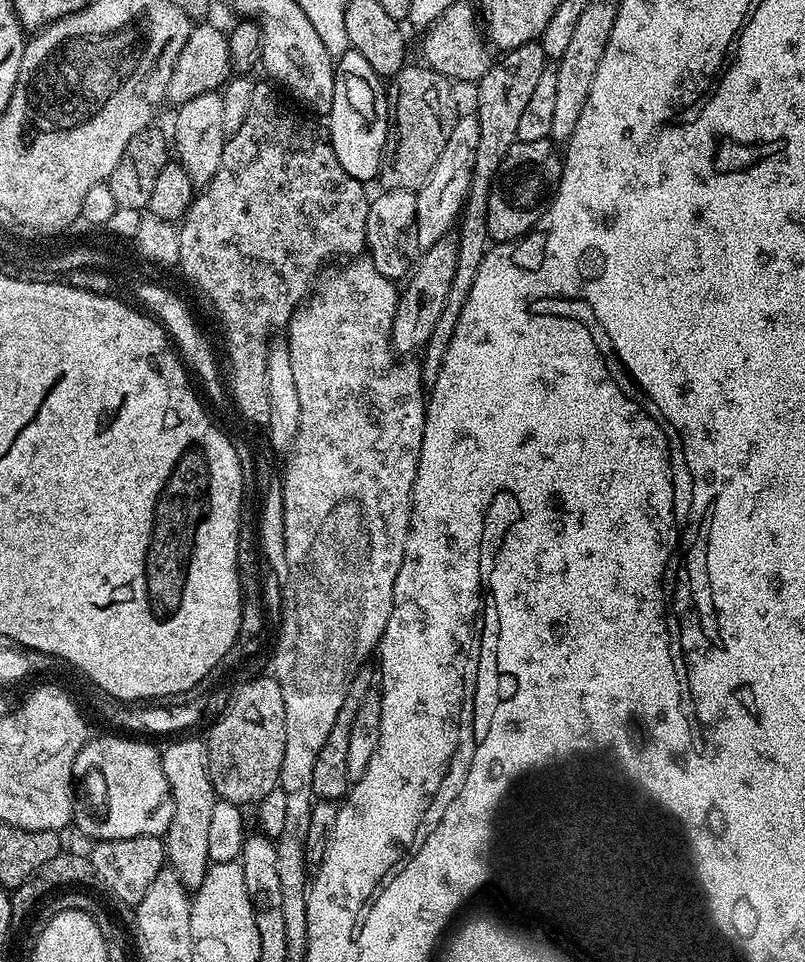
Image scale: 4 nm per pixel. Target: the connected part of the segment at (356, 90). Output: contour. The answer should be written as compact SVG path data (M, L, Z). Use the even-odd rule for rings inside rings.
M343 52L334 67L334 102L332 111L326 116L326 131L334 146L334 154L338 154L338 162L342 162L342 170L346 170L350 178L375 181L380 175L380 160L390 131L389 89L388 92L384 89L385 81L360 52Z

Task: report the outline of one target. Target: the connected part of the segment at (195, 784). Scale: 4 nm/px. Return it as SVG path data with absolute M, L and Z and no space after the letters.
M203 739L176 740L173 744L163 745L160 757L166 782L170 782L174 798L174 818L166 833L166 860L172 871L178 874L184 887L194 890L202 886L202 878L206 878L206 870L210 863L210 849L206 847L206 830L210 826L214 802L218 799L210 782L208 745Z

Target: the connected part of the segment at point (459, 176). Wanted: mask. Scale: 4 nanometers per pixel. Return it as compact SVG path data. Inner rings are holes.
M474 114L457 115L454 130L450 130L450 138L446 142L442 154L438 154L438 162L430 174L430 178L416 192L416 223L414 225L414 236L416 232L416 244L420 250L434 246L438 238L449 235L457 223L464 206L464 197L468 195L470 178L474 170L474 153L478 151L478 118Z

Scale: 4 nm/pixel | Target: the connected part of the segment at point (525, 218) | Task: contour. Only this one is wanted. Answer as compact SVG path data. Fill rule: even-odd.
M551 139L538 142L517 140L514 146L510 146L510 150L506 150L506 158L502 158L502 166L498 166L496 176L492 179L486 206L489 241L519 240L544 217L556 197L564 173L561 153L556 153L555 147L557 145Z

